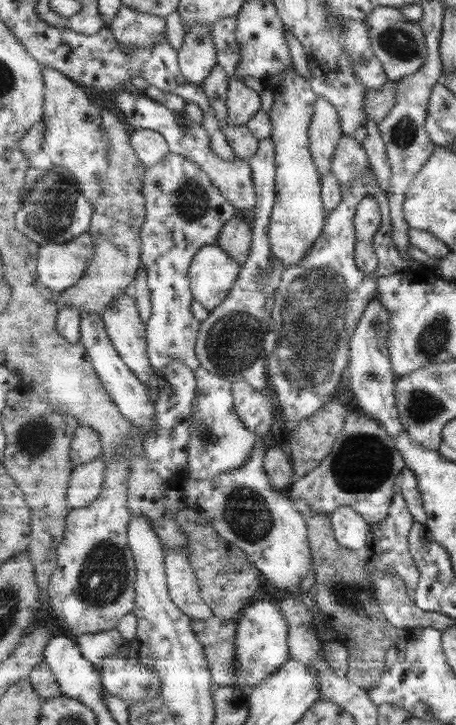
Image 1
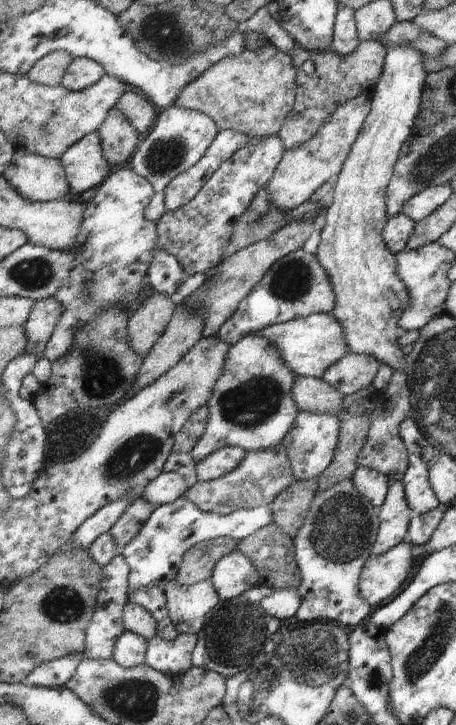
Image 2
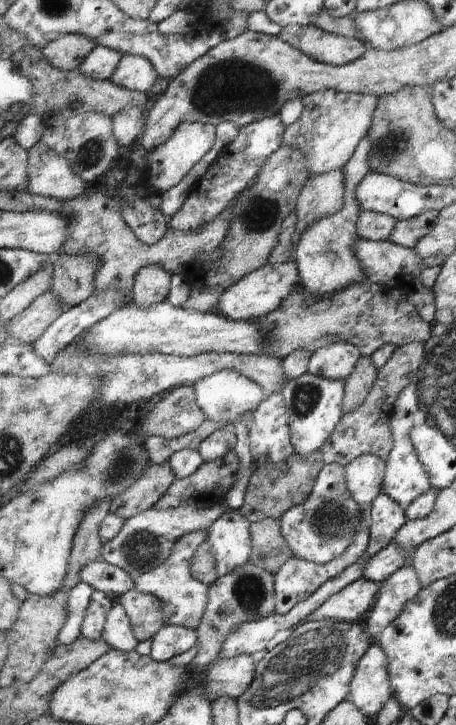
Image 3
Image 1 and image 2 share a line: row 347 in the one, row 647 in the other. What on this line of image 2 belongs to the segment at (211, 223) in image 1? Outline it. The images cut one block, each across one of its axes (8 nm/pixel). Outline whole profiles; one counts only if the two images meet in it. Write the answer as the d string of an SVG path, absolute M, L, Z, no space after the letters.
M179 633L175 640L168 641L155 635L147 641L144 664L165 676L181 676L191 668L191 651L196 640L192 633Z

